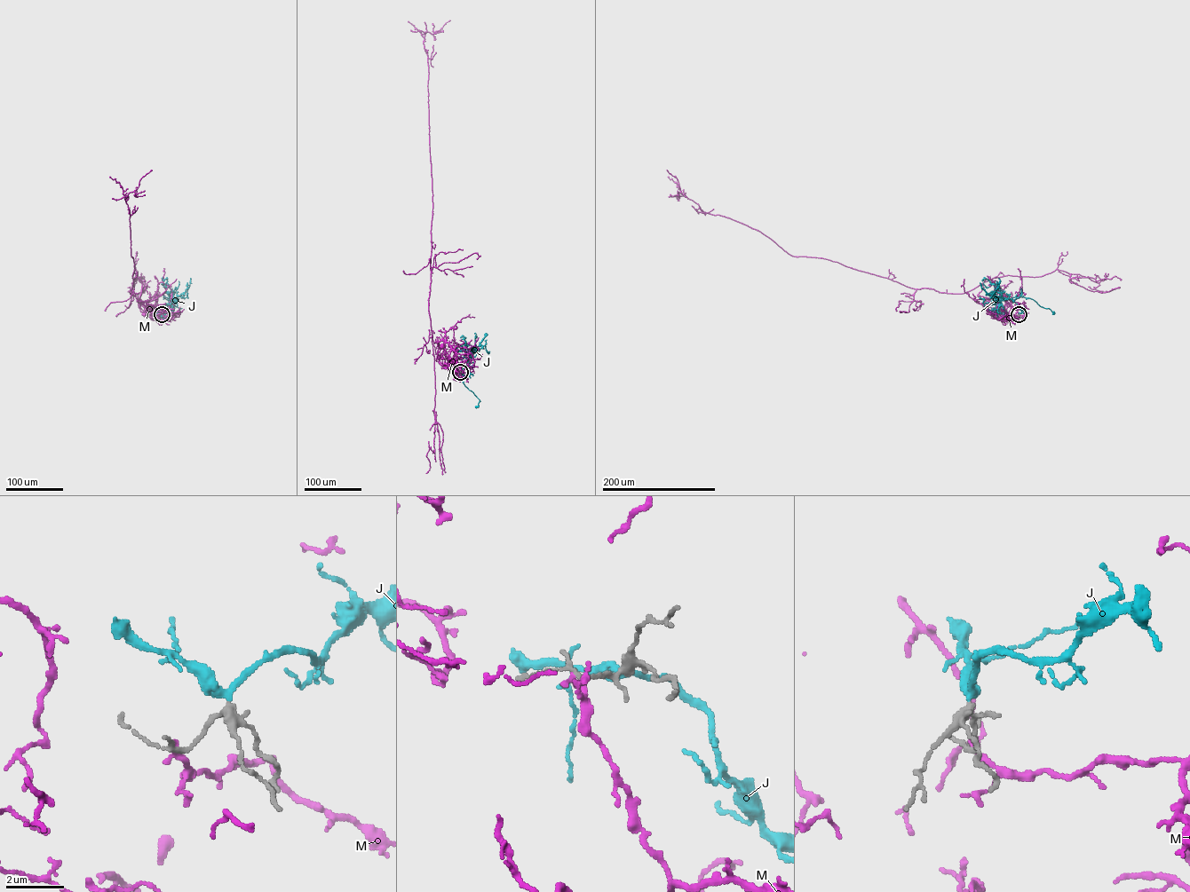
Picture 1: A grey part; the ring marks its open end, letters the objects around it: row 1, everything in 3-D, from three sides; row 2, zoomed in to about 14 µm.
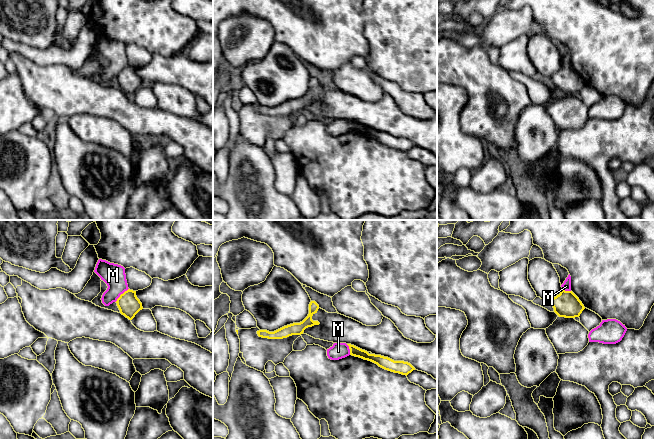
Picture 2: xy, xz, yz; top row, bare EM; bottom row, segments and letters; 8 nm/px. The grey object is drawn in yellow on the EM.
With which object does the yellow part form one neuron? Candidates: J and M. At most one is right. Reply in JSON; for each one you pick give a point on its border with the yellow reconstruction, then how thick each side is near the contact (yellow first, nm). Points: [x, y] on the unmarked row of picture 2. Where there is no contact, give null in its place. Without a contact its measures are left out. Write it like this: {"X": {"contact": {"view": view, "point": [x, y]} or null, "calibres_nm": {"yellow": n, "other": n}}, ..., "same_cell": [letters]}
{"J": {"contact": null}, "same_cell": ["J"]}

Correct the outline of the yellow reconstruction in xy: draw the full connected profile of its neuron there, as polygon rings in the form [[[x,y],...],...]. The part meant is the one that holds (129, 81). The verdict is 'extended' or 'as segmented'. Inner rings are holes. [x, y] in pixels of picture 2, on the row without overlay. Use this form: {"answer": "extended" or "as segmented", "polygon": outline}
{"answer": "as segmented", "polygon": [[[130,65],[121,70],[116,79],[120,89],[129,96],[132,96],[143,85],[142,79],[136,72],[136,67]]]}

